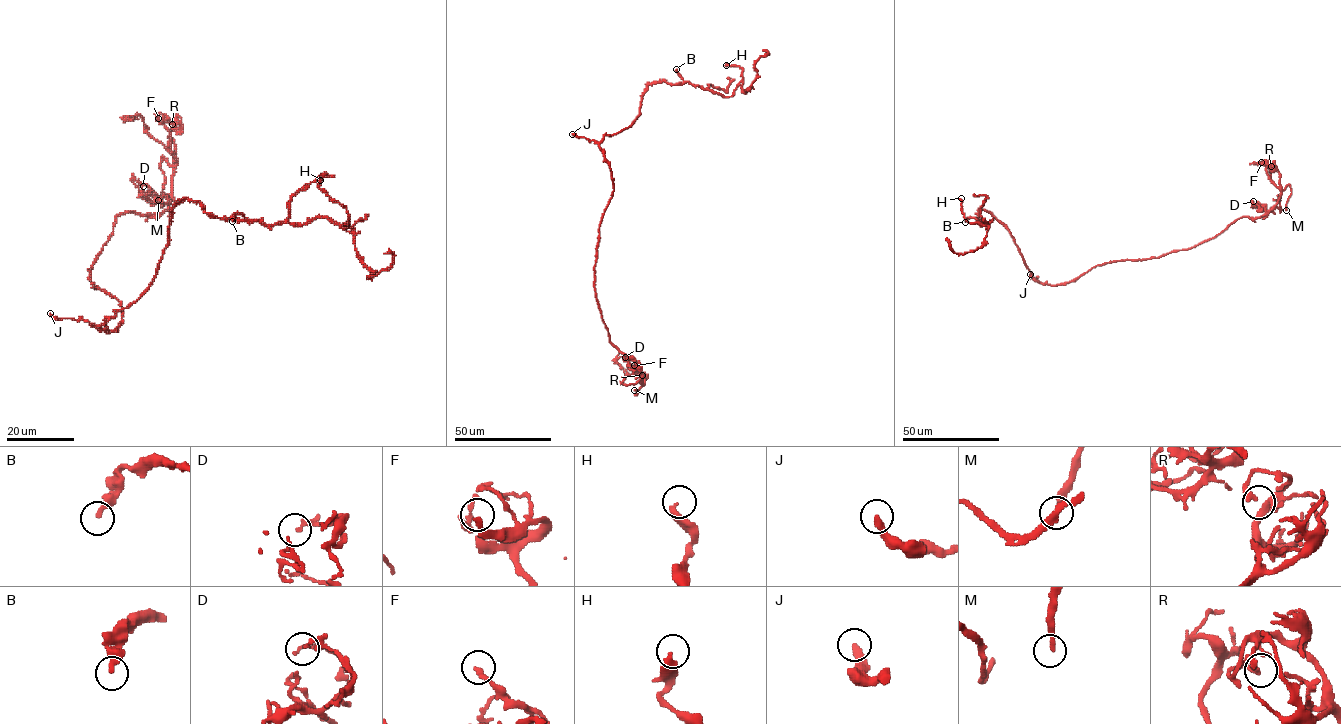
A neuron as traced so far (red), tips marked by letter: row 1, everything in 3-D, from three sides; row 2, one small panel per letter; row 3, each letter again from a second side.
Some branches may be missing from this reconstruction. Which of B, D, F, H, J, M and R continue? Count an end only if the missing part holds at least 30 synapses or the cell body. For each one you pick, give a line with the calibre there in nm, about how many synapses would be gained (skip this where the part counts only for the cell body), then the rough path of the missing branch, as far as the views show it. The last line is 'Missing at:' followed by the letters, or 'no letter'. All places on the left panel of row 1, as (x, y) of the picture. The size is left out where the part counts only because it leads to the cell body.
M: 260 nm | (158, 200), (146, 208), (138, 207), (145, 203), (171, 200), (170, 196), (160, 192)
Missing at: M

